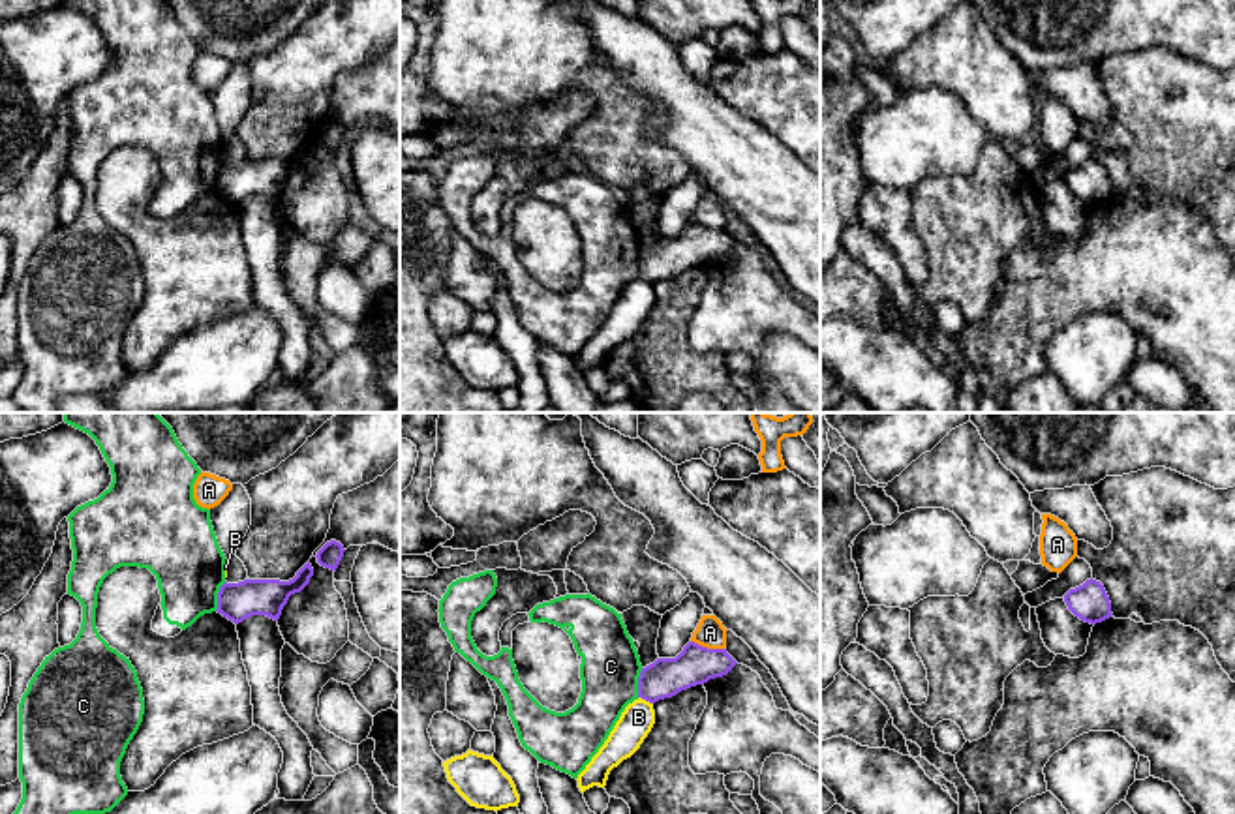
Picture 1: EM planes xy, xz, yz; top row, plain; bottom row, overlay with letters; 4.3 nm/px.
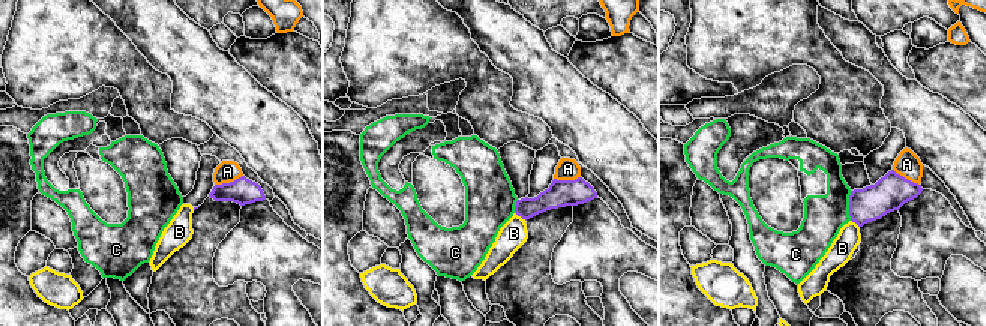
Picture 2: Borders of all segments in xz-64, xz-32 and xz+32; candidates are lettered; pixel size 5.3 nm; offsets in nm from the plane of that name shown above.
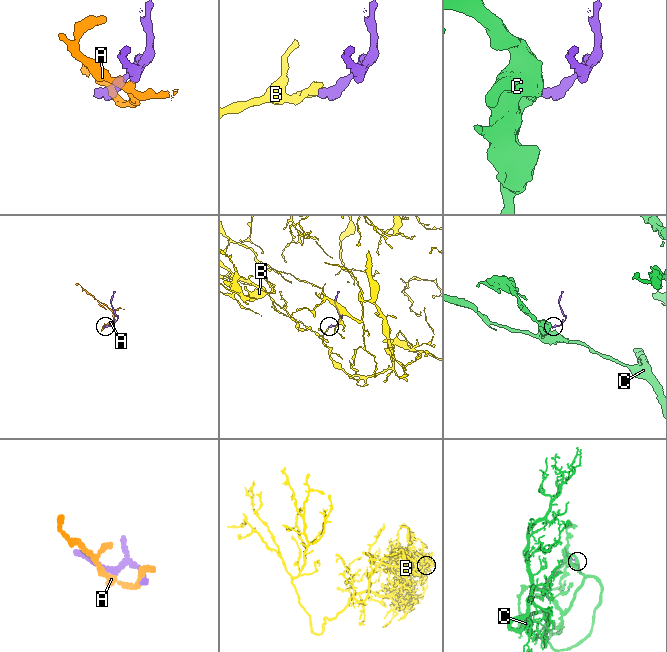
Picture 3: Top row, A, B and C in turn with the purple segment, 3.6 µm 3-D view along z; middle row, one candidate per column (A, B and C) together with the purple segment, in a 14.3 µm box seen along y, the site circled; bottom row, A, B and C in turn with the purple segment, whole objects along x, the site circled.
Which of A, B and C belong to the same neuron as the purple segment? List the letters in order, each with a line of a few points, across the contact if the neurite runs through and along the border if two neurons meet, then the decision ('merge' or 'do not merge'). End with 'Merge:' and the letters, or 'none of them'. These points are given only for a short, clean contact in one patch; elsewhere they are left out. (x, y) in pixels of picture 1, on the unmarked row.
A: do not merge
B: xz (639, 276), (652, 284) | do not merge
C: xy (226, 162), (220, 167), (214, 190) | do not merge
Merge: none of them

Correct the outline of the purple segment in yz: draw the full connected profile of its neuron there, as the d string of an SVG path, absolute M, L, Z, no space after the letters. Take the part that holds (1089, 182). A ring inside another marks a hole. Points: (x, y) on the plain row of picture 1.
M1092 158L1070 169L1064 174L1064 182L1075 197L1090 204L1102 203L1113 195L1104 165Z

